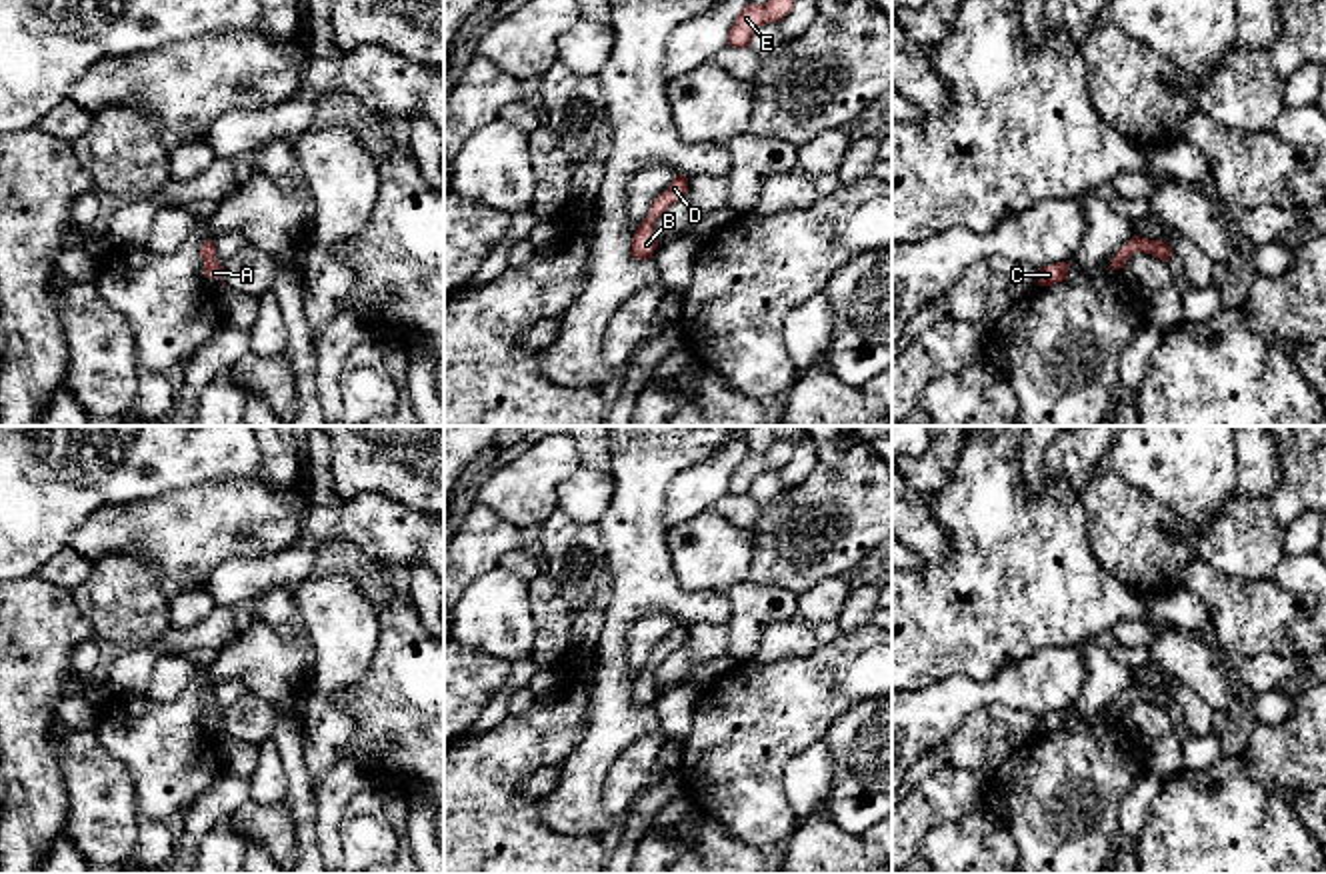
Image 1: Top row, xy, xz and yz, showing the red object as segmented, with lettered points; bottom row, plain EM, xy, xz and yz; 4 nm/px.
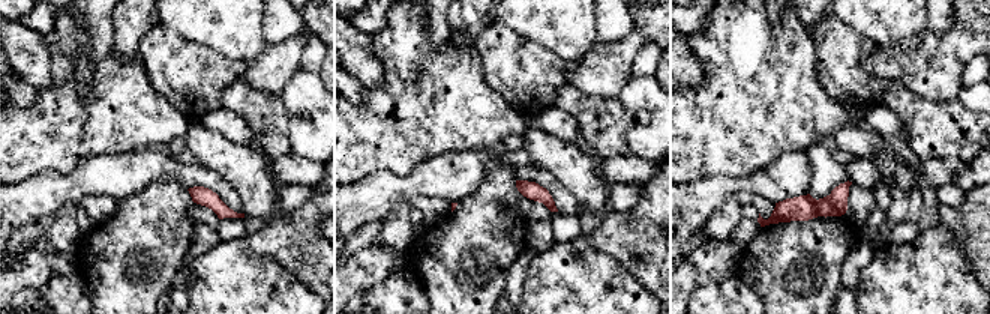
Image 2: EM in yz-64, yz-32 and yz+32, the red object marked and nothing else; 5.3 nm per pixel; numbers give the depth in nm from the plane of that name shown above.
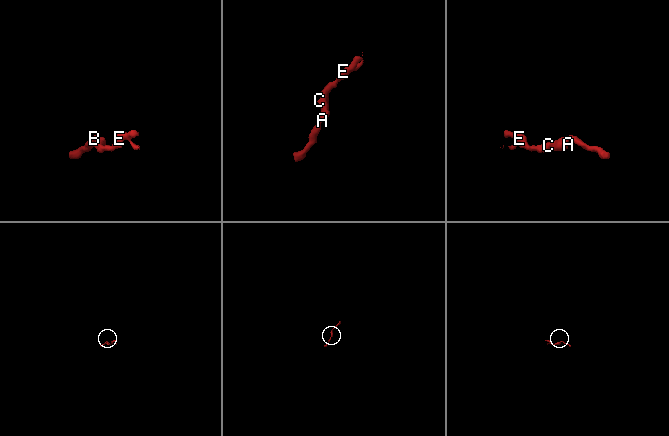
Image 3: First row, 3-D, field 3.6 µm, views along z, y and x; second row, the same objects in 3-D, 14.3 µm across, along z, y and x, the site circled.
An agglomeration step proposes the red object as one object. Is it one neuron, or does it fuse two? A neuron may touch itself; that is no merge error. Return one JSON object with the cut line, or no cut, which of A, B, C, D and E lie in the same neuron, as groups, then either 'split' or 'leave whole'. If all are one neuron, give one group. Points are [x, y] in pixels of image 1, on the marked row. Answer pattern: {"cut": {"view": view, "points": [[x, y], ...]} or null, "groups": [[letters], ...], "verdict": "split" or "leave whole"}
{"cut": null, "groups": [["A", "B", "C", "D", "E"]], "verdict": "leave whole"}

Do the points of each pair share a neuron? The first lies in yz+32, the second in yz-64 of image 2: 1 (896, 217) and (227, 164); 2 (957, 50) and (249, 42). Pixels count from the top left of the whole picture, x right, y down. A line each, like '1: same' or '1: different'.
1: different
2: different

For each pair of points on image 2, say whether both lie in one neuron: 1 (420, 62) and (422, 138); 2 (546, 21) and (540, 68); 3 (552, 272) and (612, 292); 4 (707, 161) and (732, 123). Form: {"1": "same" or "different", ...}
{"1": "same", "2": "different", "3": "same", "4": "same"}

